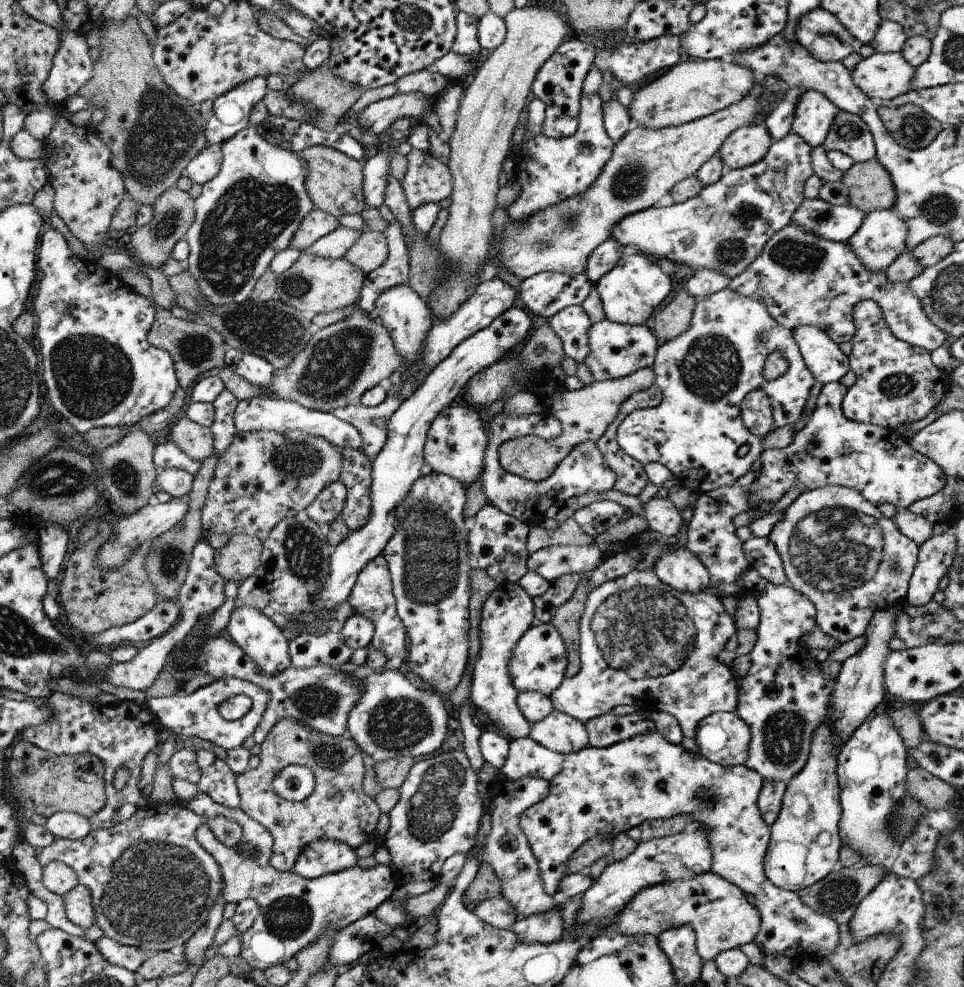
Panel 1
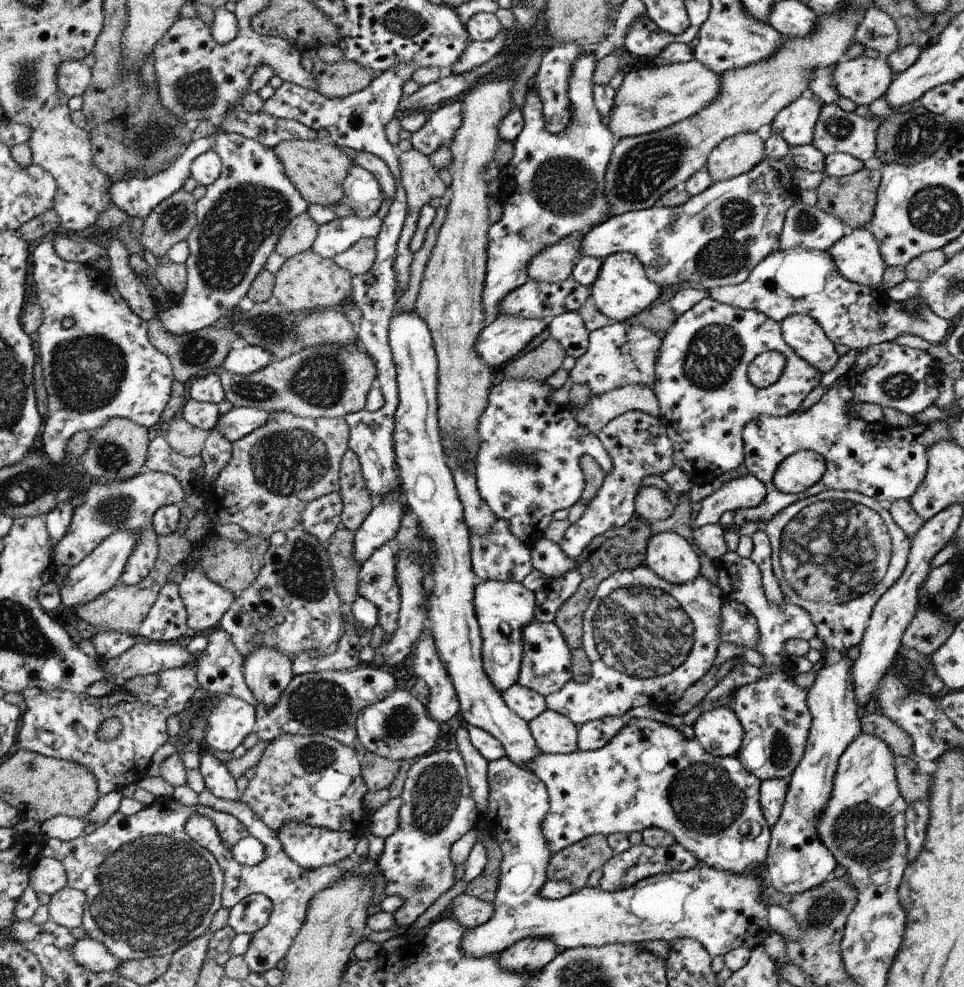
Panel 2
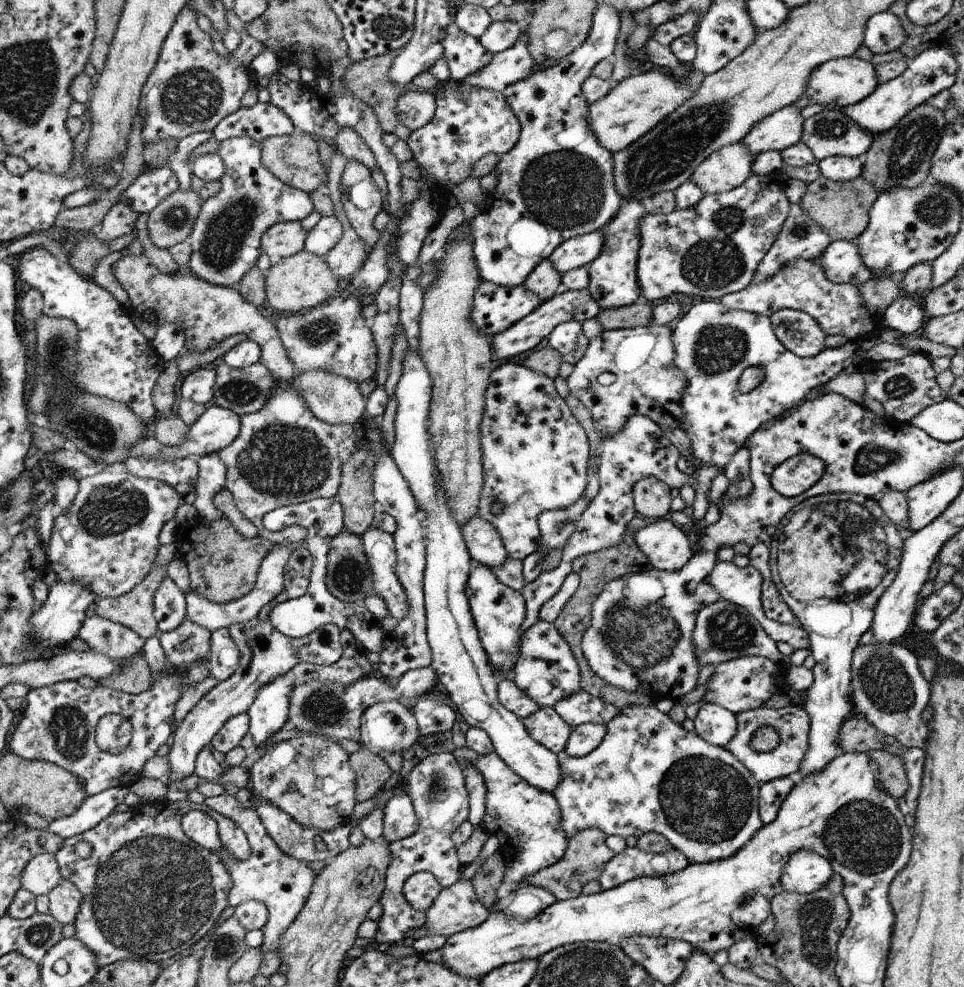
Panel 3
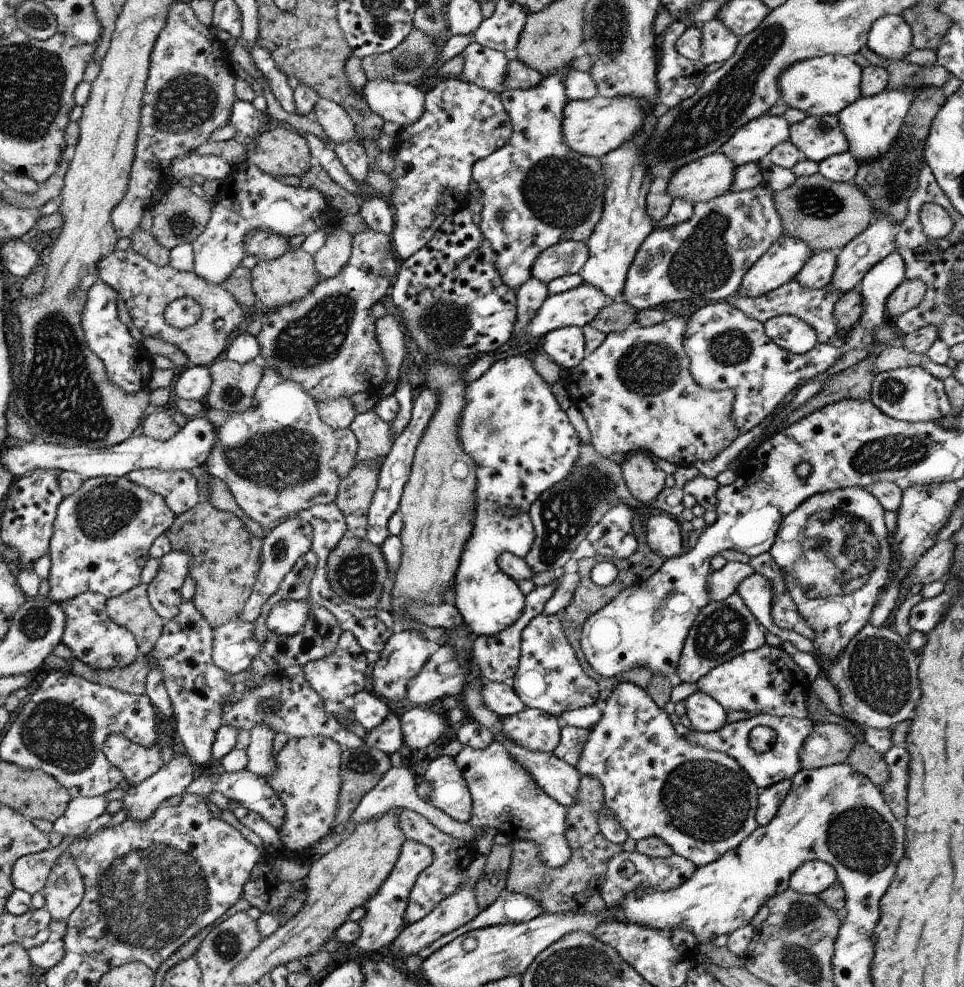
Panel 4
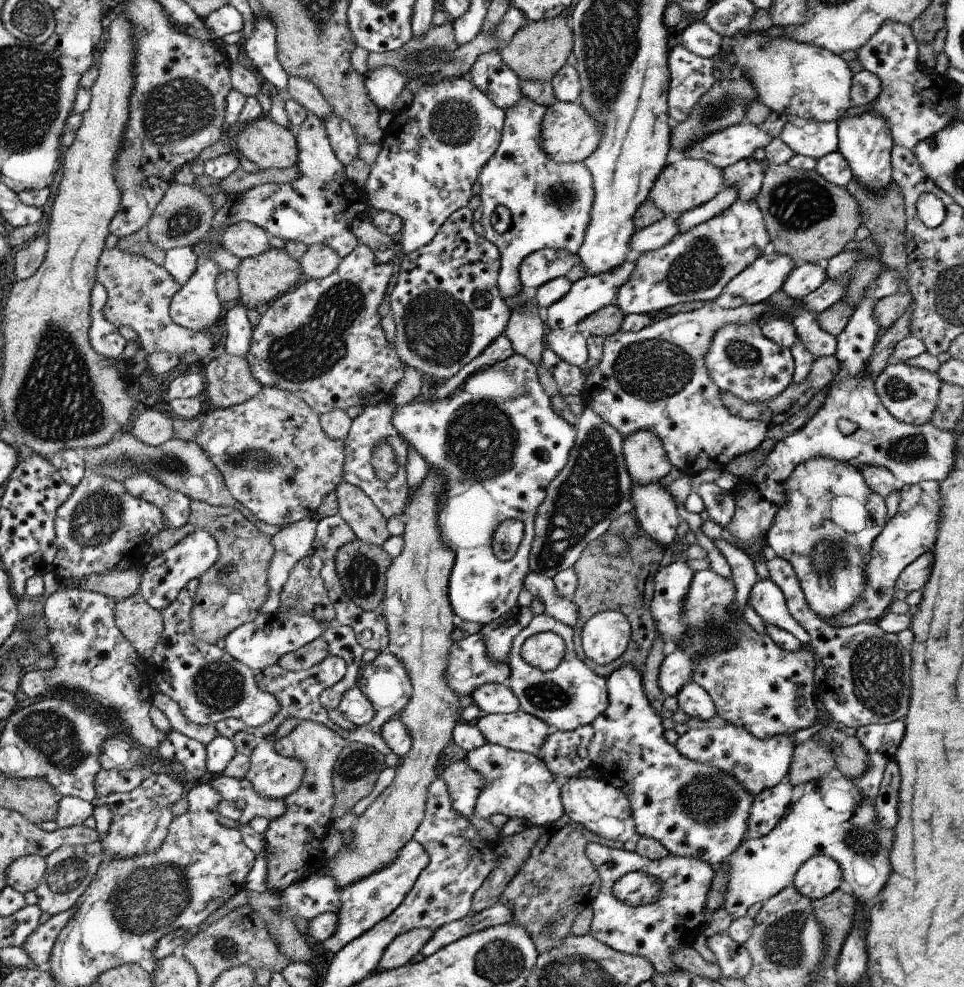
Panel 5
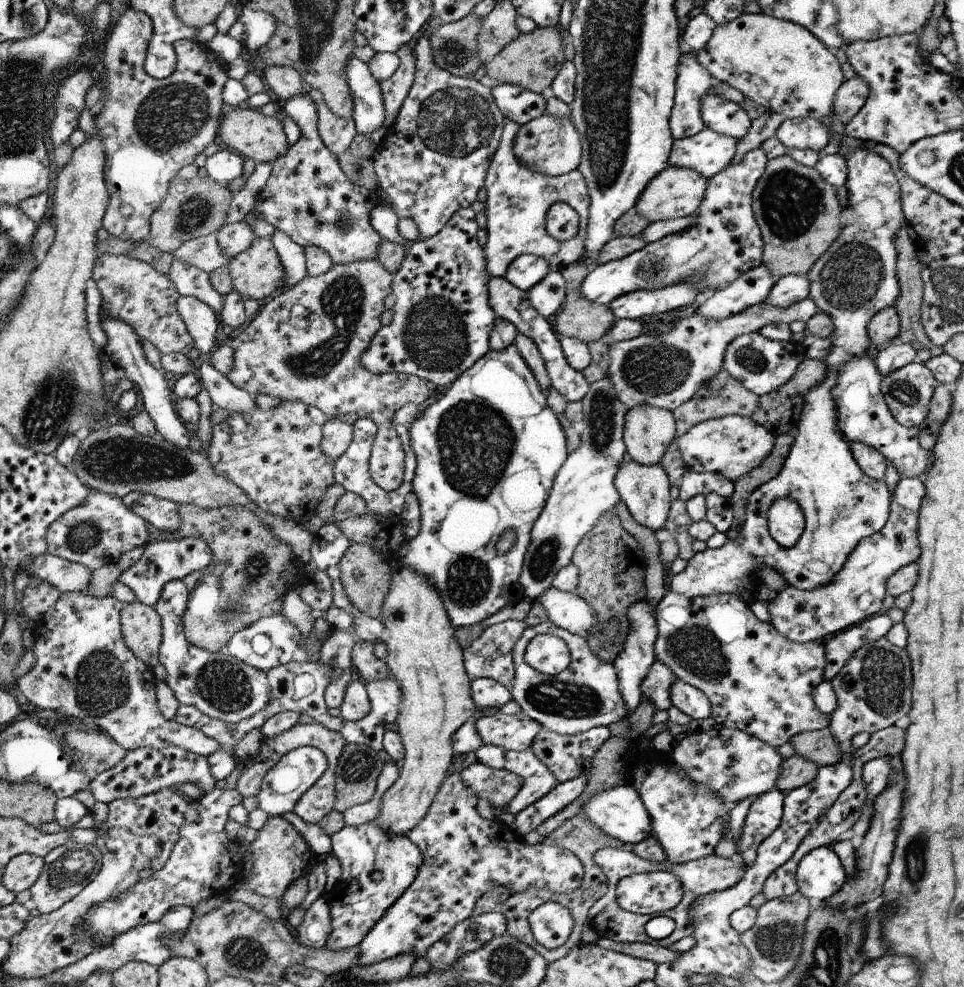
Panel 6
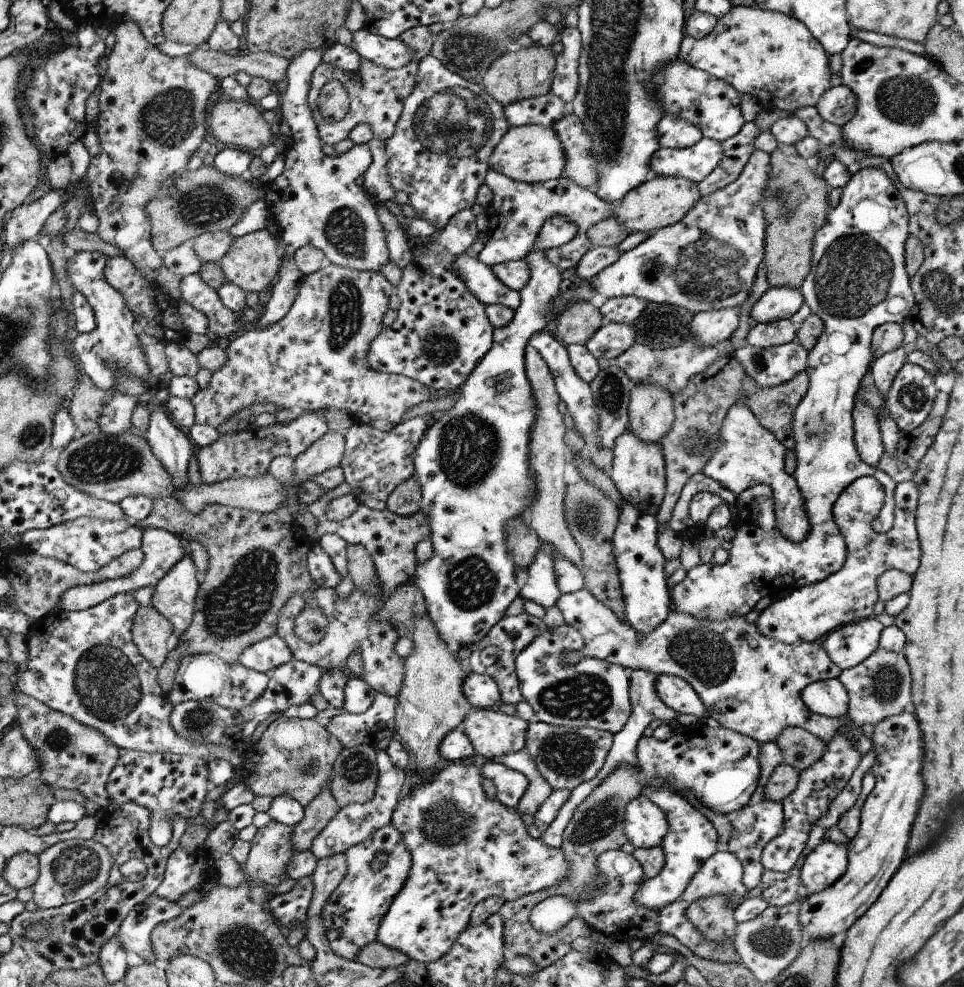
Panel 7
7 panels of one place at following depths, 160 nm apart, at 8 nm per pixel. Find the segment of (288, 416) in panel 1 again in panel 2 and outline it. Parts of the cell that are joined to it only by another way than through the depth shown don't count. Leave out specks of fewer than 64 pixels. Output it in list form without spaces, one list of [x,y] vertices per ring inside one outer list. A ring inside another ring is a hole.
[[[232,407],[225,415],[219,415],[215,428],[226,437],[226,440],[233,443],[267,423],[271,414],[250,407]]]

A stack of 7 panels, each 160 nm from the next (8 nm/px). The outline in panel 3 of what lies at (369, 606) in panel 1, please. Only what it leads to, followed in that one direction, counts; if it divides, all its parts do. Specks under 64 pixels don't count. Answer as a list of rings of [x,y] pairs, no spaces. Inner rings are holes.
[[[372,525],[364,532],[361,539],[363,540],[363,549],[373,574],[374,594],[384,598],[389,613],[394,618],[397,618],[398,621],[402,620],[409,613],[409,602],[407,591],[403,587],[396,571],[398,569],[398,553],[395,551],[395,537],[384,529]]]

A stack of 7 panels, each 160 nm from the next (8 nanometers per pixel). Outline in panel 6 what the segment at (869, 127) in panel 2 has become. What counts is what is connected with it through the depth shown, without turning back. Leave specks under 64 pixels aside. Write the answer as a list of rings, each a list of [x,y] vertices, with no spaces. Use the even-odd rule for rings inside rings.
[[[812,117],[784,119],[776,129],[775,137],[786,150],[814,149],[820,151],[830,142],[830,129]]]

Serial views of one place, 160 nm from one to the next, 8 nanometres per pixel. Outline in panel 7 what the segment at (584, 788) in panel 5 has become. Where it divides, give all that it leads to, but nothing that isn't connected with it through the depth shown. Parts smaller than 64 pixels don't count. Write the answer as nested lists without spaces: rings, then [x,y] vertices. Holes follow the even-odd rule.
[[[644,795],[627,804],[624,824],[625,835],[636,849],[661,846],[669,829],[665,812]]]

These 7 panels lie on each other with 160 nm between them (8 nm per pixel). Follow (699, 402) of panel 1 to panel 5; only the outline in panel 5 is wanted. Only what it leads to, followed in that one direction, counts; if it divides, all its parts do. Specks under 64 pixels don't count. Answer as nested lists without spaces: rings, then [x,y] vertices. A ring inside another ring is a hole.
[[[728,323],[719,328],[705,356],[705,364],[721,391],[730,391],[748,402],[770,400],[793,382],[794,358],[790,349],[764,336],[758,323]]]

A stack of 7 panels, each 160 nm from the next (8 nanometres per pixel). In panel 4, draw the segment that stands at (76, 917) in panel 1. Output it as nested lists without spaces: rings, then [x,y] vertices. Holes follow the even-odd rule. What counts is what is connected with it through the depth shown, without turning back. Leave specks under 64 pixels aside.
[[[64,852],[56,862],[46,887],[40,893],[45,897],[45,909],[54,921],[69,919],[83,903],[86,885],[70,852]]]

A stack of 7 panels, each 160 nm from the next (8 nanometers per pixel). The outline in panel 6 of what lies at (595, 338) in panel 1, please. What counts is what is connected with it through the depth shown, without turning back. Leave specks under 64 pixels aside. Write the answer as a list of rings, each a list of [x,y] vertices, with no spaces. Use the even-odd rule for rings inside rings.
[[[810,297],[788,308],[760,303],[724,320],[705,319],[698,314],[672,323],[673,329],[661,336],[640,335],[629,341],[609,346],[610,366],[607,375],[612,379],[617,395],[627,412],[638,405],[652,405],[669,411],[690,400],[700,385],[716,376],[723,367],[726,347],[743,334],[759,332],[768,323],[794,320],[807,322],[818,308]],[[729,414],[698,423],[679,439],[674,438],[674,442],[679,446],[688,471],[716,473],[735,484],[763,463],[774,448],[775,436],[749,416]]]

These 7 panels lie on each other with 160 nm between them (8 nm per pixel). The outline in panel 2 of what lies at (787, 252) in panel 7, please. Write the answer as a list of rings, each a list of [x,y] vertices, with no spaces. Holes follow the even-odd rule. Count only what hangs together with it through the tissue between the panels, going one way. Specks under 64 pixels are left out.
[[[862,169],[856,174],[843,177],[825,176],[817,186],[816,207],[840,219],[849,230],[867,227],[873,217],[881,172]]]

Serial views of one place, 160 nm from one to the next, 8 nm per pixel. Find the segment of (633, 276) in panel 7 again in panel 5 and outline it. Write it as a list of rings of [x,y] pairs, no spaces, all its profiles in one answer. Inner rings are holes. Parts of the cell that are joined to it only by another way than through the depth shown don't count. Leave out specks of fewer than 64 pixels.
[[[748,157],[723,168],[723,188],[736,187],[737,200],[750,202],[760,192],[766,164]],[[630,259],[608,272],[592,276],[586,274],[584,278],[572,283],[572,288],[570,288],[564,298],[555,302],[551,307],[543,309],[546,330],[570,328],[576,325],[579,320],[586,318],[589,314],[610,305],[610,302],[617,295],[617,290],[624,286],[624,283],[630,278],[635,268],[634,259]]]

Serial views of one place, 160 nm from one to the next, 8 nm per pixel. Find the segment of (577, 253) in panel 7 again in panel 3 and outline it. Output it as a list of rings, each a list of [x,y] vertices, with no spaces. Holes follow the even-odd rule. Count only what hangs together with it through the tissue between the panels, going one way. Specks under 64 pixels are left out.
[[[602,3],[597,6],[595,13],[593,14],[589,35],[586,37],[582,46],[579,46],[574,52],[566,55],[562,60],[559,60],[558,63],[550,66],[550,68],[542,68],[541,70],[532,73],[528,78],[511,84],[503,90],[505,99],[508,101],[512,112],[519,120],[521,131],[514,148],[507,153],[499,155],[498,163],[493,168],[493,172],[498,179],[498,184],[496,184],[495,191],[492,193],[493,198],[490,208],[482,211],[471,220],[475,263],[477,264],[477,269],[479,270],[482,279],[492,281],[500,286],[515,287],[522,285],[532,270],[534,270],[534,268],[536,268],[536,266],[538,266],[538,264],[544,259],[548,259],[550,254],[552,254],[552,252],[554,252],[554,250],[556,250],[556,248],[558,248],[558,246],[560,246],[565,240],[578,235],[585,235],[596,230],[604,229],[608,224],[608,221],[617,213],[620,206],[621,196],[616,190],[614,182],[613,154],[600,146],[598,139],[593,135],[593,132],[589,127],[587,110],[590,105],[587,103],[584,93],[581,91],[581,86],[584,80],[591,75],[592,69],[598,64],[598,62],[604,58],[613,58],[613,52],[614,48],[616,48],[616,39],[619,32],[620,15],[617,14],[614,7]]]

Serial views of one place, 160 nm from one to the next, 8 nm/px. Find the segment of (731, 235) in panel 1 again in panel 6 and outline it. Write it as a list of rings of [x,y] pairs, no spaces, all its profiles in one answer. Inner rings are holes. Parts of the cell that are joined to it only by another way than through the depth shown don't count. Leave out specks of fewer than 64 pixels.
[[[520,255],[515,258],[503,276],[517,289],[527,291],[537,285],[552,270],[550,262],[536,255]],[[689,281],[658,290],[632,291],[615,298],[608,306],[616,319],[638,319],[692,304],[698,293],[699,289]]]

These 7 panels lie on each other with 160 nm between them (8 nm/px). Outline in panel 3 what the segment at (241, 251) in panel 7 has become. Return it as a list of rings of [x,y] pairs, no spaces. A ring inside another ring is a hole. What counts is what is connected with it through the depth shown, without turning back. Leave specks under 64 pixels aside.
[[[302,249],[281,260],[273,261],[265,272],[265,293],[277,315],[297,313],[300,310],[317,307],[333,297],[343,282],[335,277],[323,257]]]

